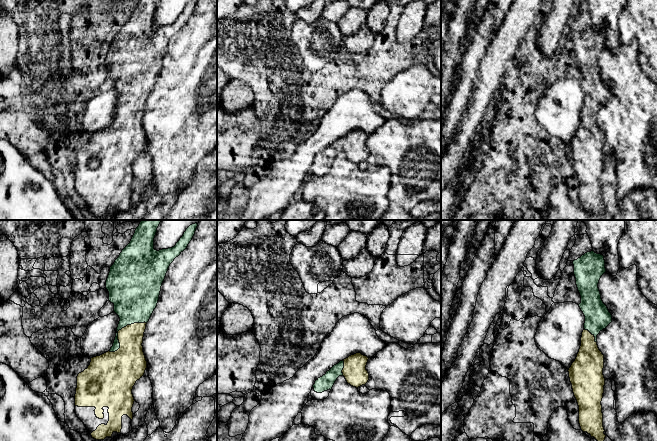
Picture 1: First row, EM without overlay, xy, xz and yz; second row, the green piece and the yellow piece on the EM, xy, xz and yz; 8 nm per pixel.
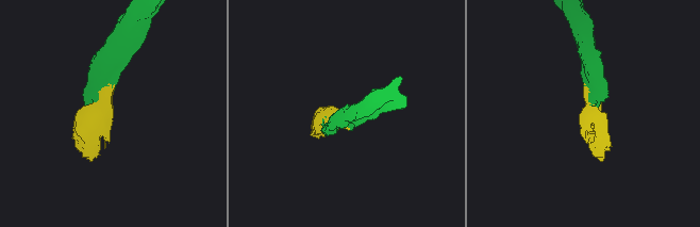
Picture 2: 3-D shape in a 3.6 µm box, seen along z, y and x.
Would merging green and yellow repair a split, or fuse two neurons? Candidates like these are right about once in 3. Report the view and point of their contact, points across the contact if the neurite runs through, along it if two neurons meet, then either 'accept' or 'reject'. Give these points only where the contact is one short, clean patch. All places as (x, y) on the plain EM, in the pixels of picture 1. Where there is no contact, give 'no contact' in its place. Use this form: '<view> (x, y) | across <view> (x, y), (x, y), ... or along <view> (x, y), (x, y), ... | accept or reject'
xy (119, 105) | accept

